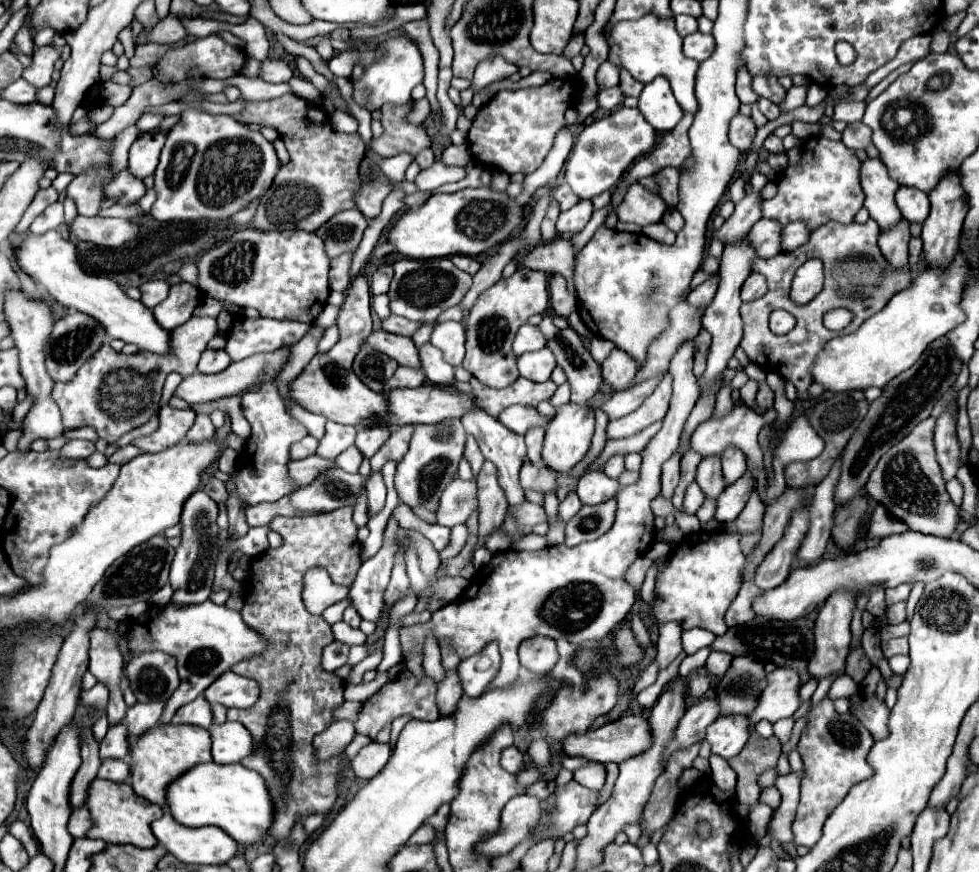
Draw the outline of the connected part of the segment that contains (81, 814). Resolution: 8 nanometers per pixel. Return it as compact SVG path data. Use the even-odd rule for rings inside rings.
M83 804L79 808L73 808L71 820L68 822L69 833L73 838L85 838L89 828L93 826L91 818L89 818L89 808Z

